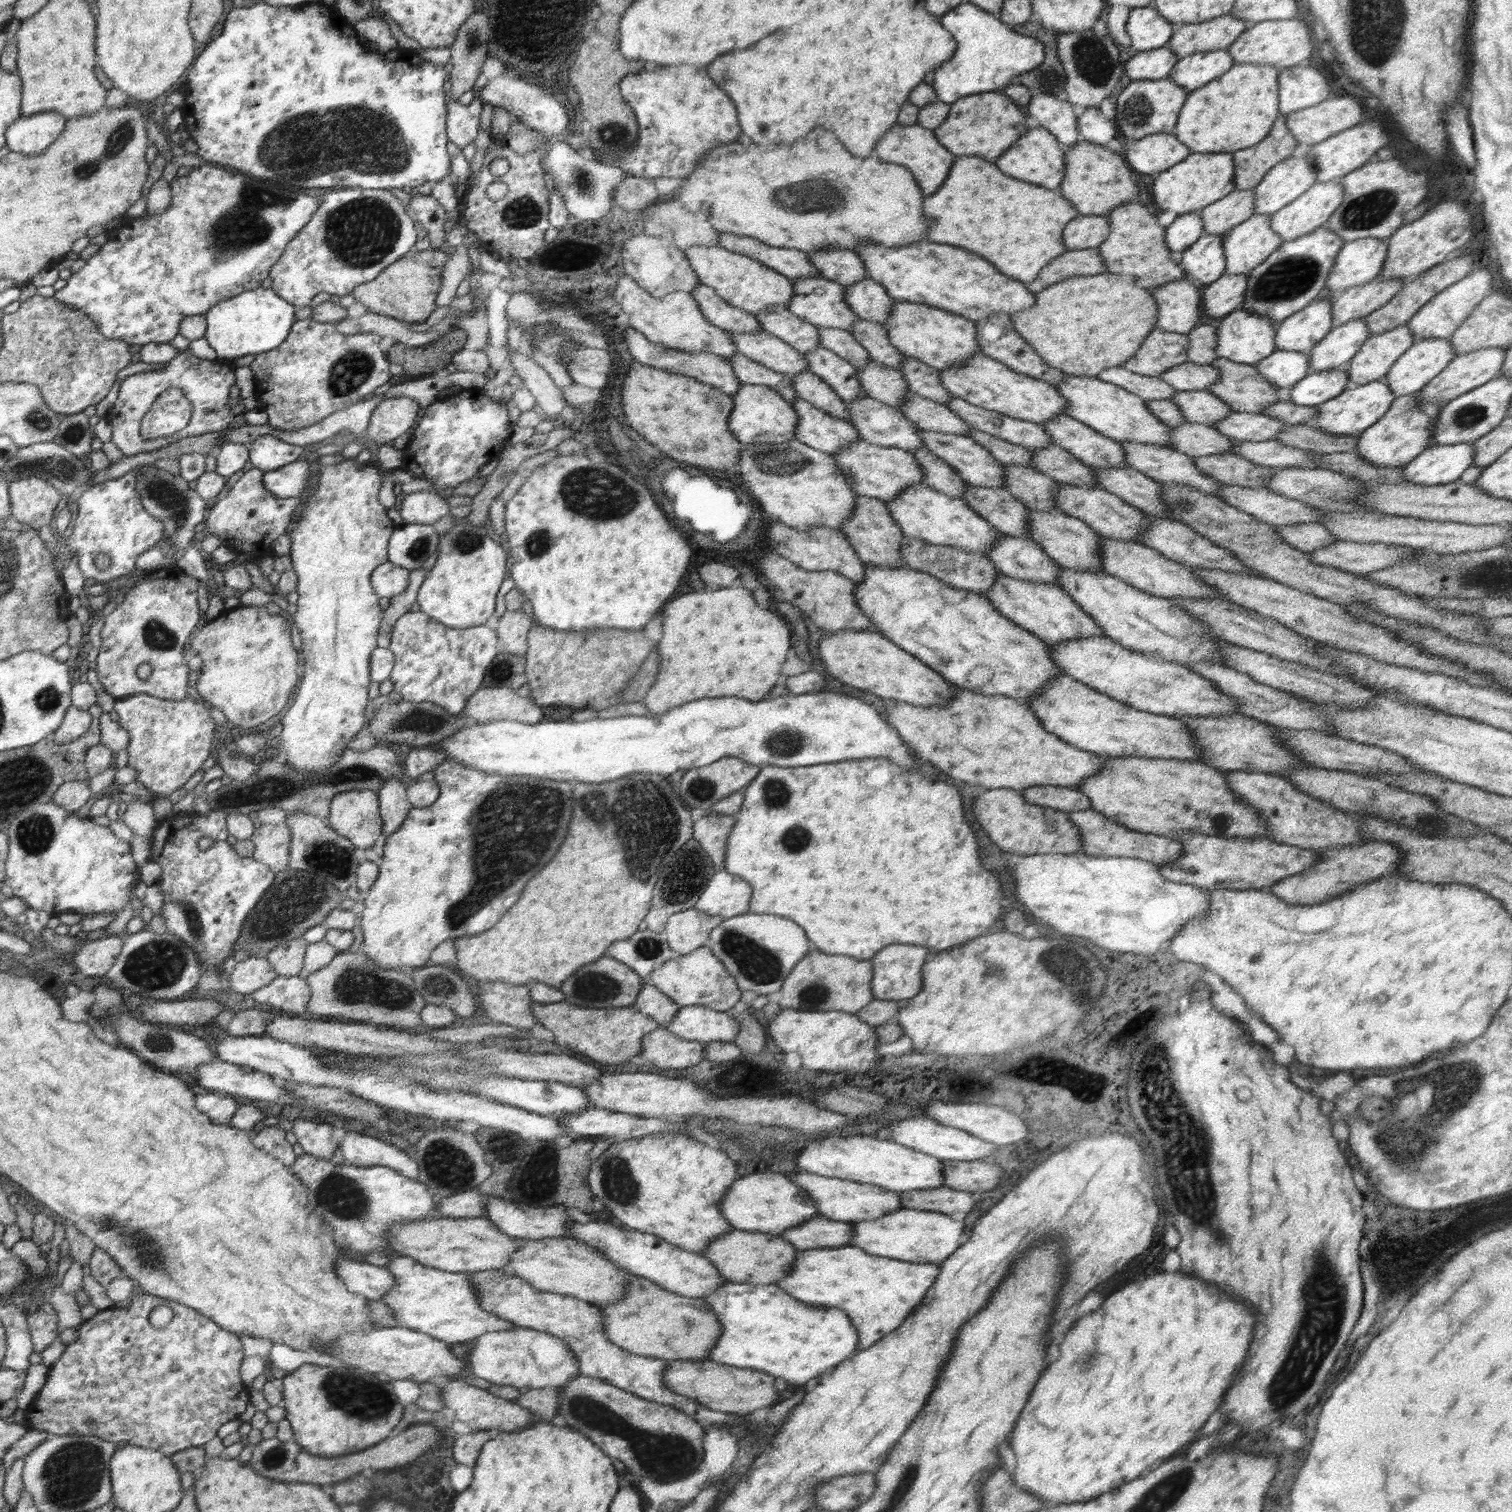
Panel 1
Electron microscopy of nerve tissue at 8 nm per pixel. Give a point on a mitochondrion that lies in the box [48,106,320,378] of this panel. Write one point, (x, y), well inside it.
(252, 220)

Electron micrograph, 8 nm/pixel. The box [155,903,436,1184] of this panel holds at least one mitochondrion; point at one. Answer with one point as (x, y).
(356, 986)

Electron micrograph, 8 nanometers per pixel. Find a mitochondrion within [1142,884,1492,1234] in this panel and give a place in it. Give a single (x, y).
(1455, 1081)

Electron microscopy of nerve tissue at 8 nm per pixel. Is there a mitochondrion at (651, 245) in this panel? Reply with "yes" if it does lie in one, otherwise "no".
no

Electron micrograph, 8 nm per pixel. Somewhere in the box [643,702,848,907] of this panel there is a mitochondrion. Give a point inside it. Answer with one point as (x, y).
(784, 741)

